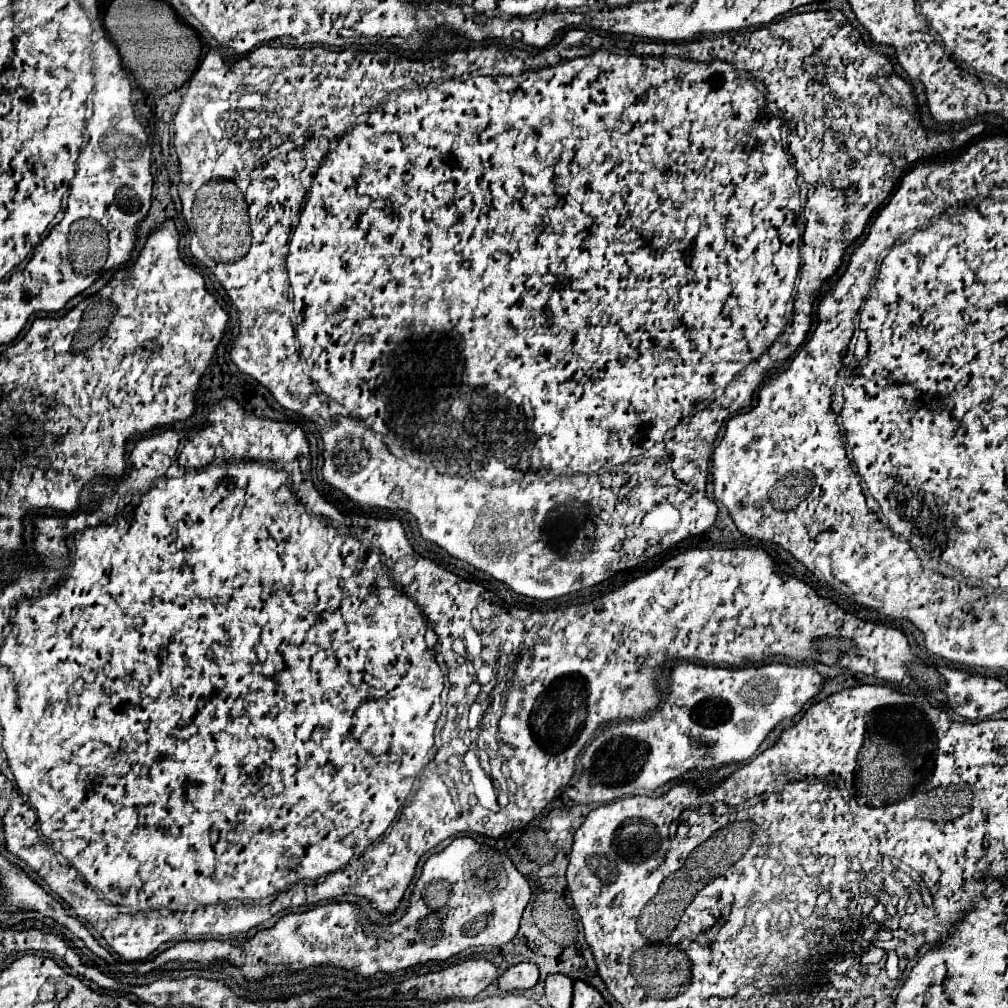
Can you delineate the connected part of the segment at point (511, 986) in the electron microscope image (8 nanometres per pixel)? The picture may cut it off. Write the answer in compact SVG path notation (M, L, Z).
M515 964L507 972L501 974L499 978L499 990L509 992L509 990L527 990L533 988L539 982L539 968L537 964Z

